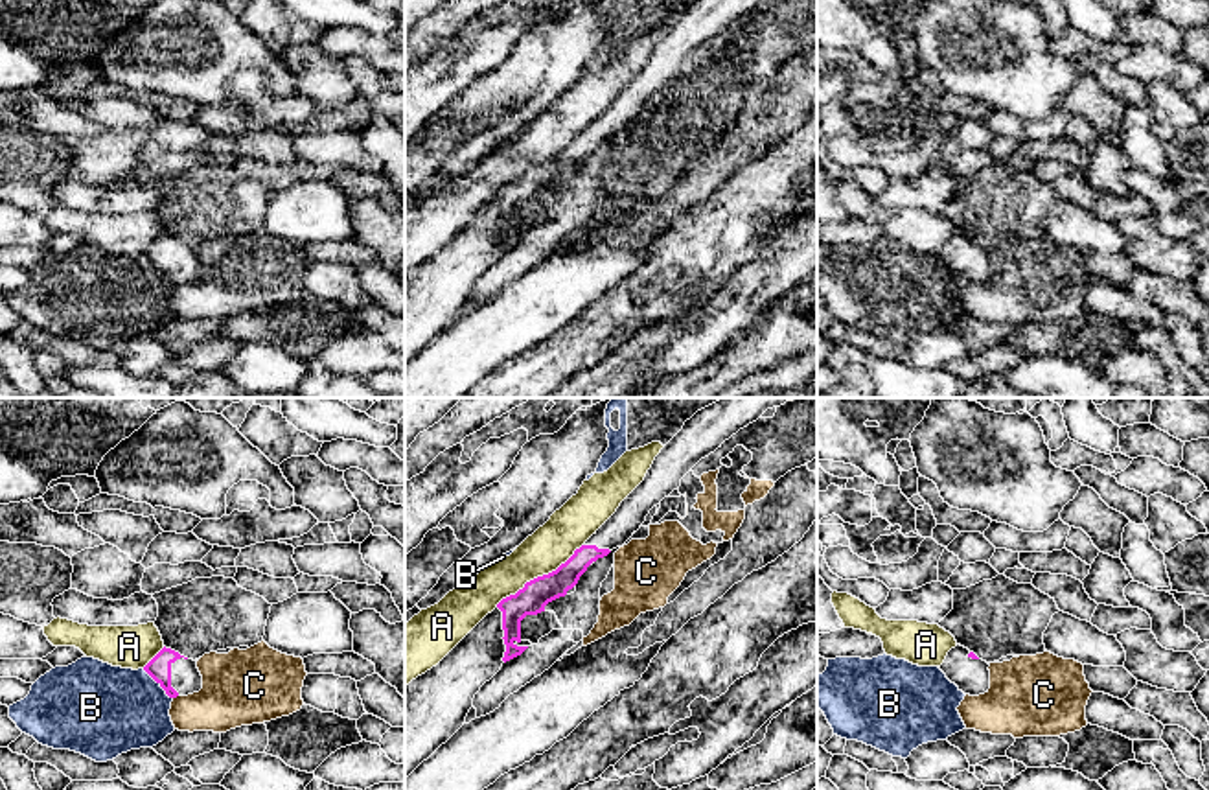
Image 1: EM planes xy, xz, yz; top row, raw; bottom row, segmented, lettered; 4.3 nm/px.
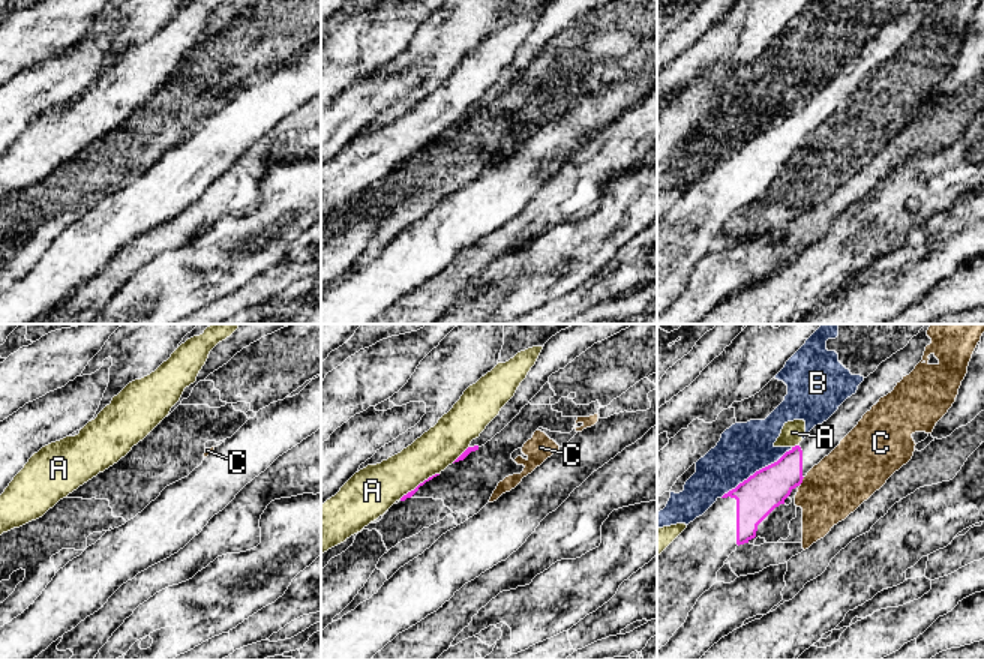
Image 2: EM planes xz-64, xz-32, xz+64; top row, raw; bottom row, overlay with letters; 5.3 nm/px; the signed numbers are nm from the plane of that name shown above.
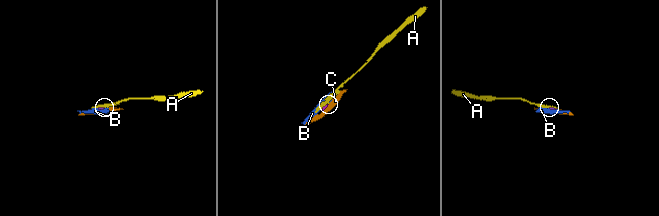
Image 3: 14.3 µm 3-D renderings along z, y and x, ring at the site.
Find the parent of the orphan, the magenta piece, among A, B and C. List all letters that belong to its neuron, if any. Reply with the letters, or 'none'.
none

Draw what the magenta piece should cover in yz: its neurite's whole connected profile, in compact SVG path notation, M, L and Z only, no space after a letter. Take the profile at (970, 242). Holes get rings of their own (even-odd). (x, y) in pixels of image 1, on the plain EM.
M957 232L951 236L938 254L946 265L959 274L964 282L979 284L990 276L988 250L979 247L968 236Z

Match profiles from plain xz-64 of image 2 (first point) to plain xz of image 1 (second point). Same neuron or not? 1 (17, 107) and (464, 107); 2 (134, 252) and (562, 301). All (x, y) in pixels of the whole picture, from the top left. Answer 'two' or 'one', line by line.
1: two
2: two

